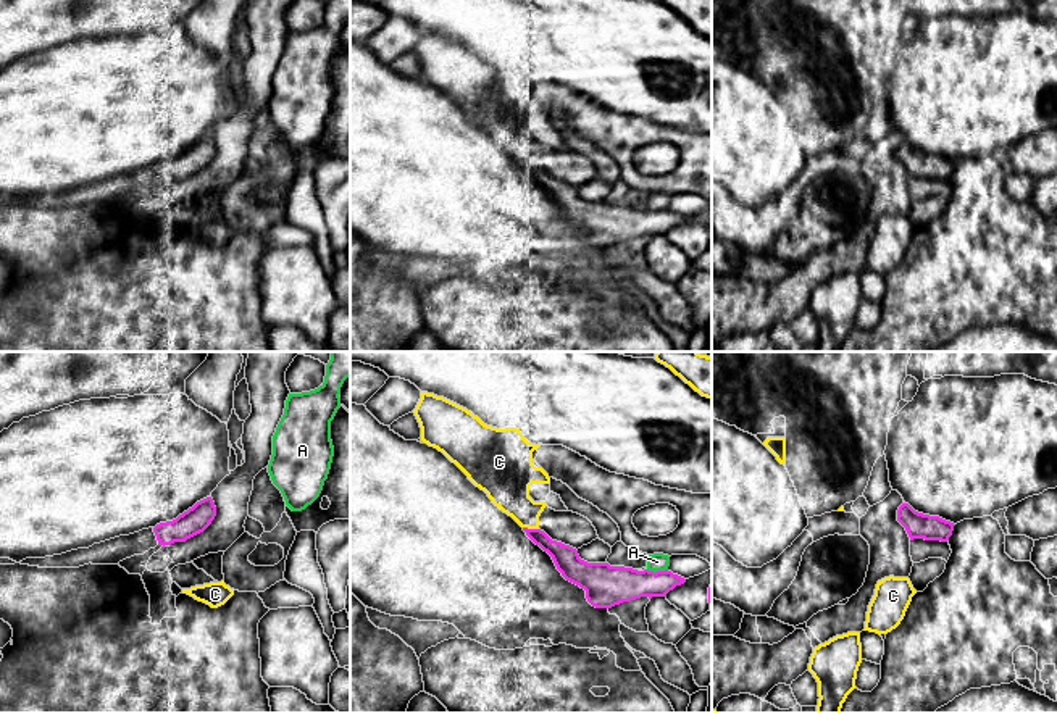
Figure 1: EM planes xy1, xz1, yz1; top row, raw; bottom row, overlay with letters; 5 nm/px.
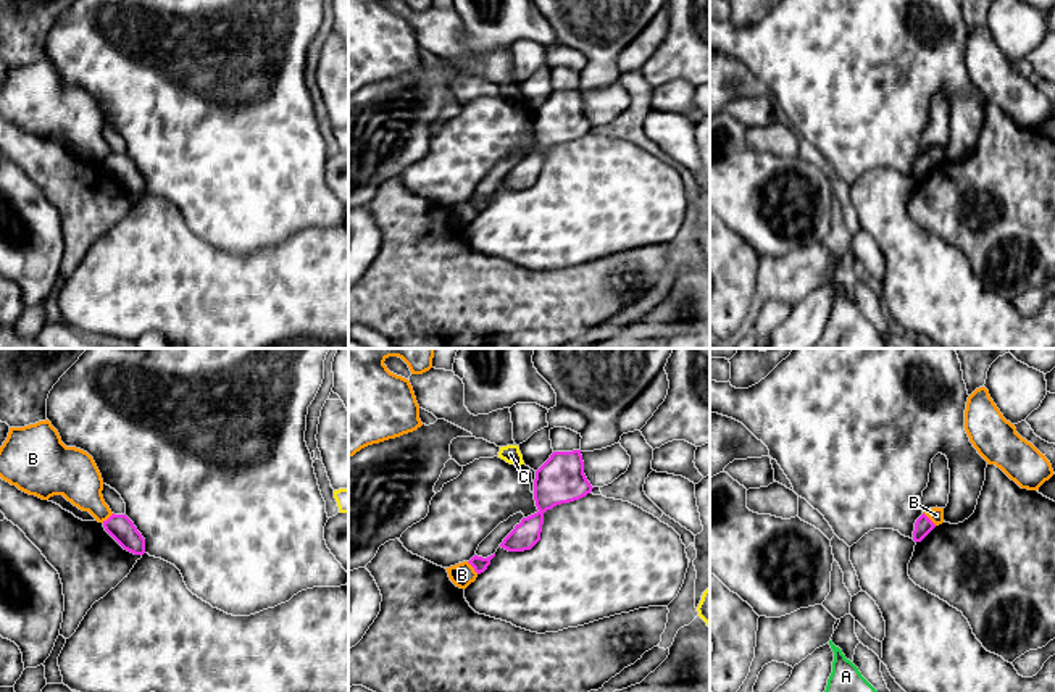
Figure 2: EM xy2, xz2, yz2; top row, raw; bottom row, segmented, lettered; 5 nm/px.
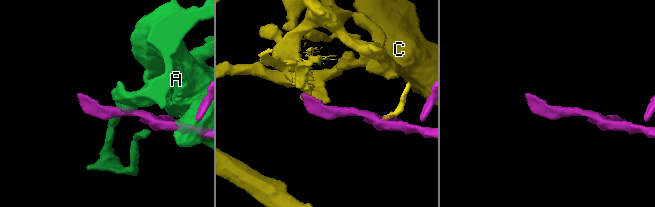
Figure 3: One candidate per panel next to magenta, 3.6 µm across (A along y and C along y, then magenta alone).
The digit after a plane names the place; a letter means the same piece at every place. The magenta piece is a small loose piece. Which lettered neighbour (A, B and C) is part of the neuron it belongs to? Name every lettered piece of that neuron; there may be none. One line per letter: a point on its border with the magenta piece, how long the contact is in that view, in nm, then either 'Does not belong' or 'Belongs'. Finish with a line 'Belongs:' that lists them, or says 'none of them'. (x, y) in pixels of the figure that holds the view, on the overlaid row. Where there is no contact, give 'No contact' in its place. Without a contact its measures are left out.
A: Touches magenta at xz1 (657, 571). Shared border 100 nm. Does not belong
B: Touches magenta at yz2 (928, 518). Shared border 100 nm. Does not belong
C: Touches magenta at xz1 (531, 529). Shared border 80 nm. Does not belong
Belongs: none of them

